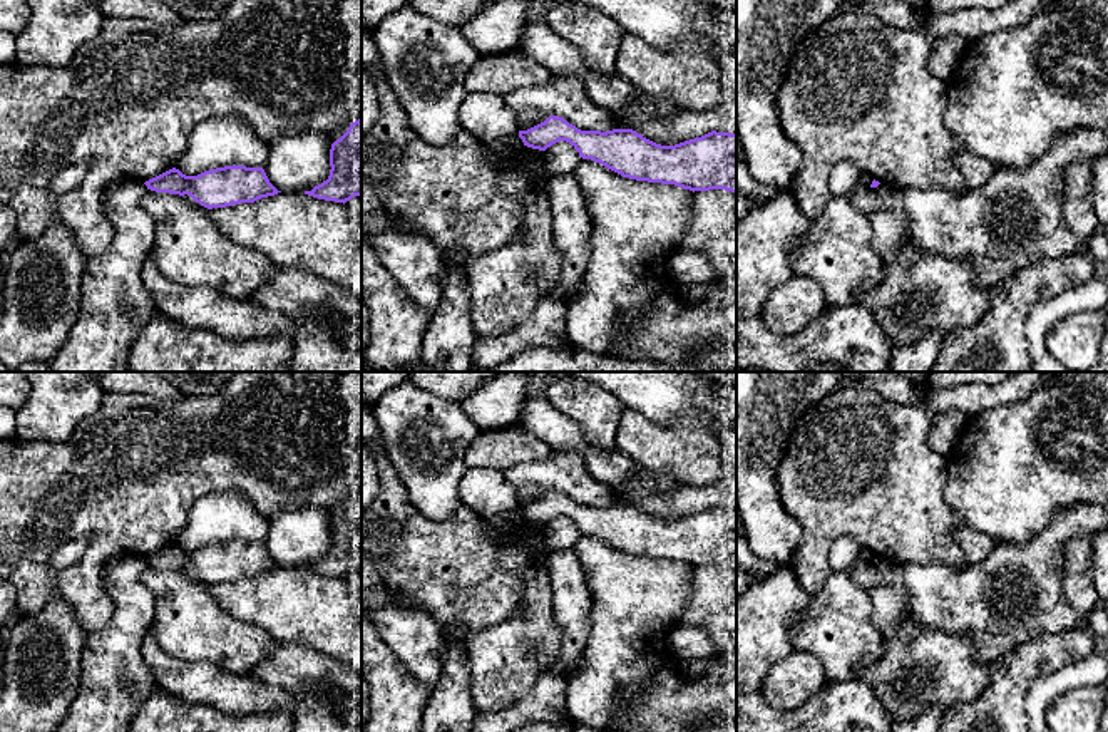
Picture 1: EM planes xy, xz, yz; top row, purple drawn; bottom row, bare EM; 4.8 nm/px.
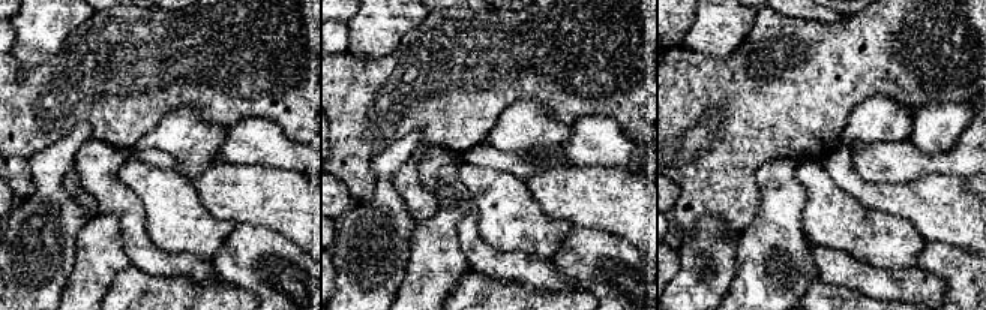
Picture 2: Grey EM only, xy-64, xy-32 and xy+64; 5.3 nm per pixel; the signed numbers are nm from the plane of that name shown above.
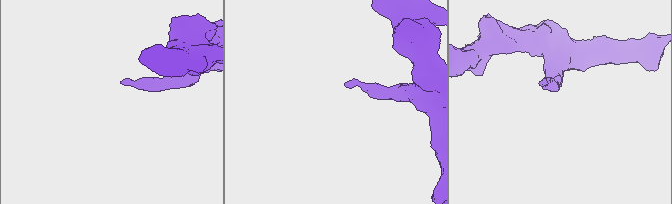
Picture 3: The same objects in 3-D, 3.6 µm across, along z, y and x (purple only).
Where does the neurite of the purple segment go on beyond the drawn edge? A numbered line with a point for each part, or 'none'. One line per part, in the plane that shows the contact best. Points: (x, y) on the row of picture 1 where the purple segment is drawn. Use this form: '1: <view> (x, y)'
none

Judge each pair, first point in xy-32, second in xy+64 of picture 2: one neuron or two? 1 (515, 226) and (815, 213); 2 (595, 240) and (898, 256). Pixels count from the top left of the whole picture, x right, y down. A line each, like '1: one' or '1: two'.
1: one
2: two

